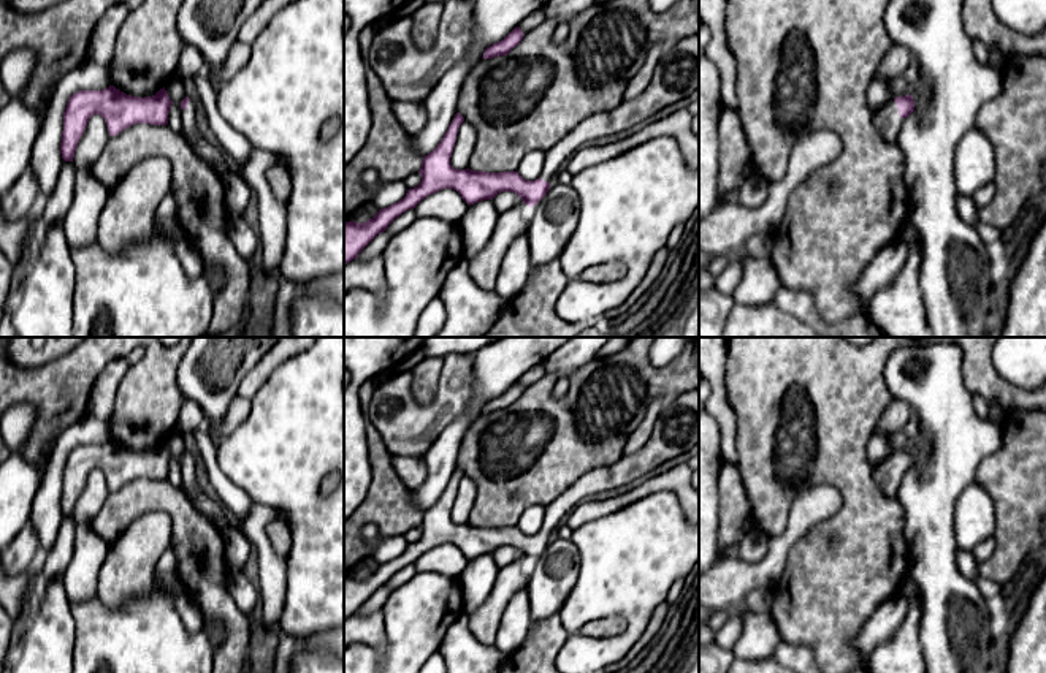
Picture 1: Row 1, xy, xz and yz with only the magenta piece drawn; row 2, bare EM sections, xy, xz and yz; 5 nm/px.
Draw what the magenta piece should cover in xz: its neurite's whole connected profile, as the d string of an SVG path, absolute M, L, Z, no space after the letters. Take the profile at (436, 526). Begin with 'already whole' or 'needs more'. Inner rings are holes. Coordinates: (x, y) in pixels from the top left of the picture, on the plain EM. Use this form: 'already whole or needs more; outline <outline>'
needs more; outline M699 388L667 399L655 423L648 442L636 453L624 454L607 467L597 467L582 475L572 486L545 507L544 524L536 535L523 534L517 526L485 527L472 524L455 524L450 511L456 489L464 472L456 467L437 502L423 511L422 537L409 543L398 557L379 564L365 578L344 578L344 619L355 614L358 608L388 580L407 564L414 564L428 549L442 543L456 545L471 561L483 554L493 554L501 546L517 548L525 559L533 562L548 546L550 535L583 502L597 492L607 492L626 486L666 461L699 445Z

